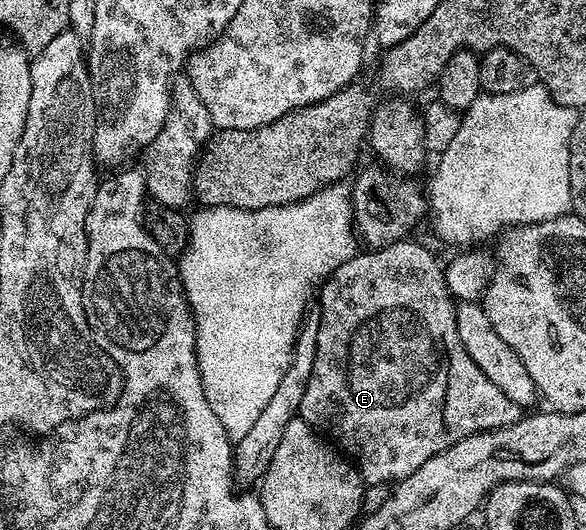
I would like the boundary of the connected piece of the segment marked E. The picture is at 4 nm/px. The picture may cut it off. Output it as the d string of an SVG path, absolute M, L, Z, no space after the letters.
M413 238L397 240L394 244L388 244L386 248L380 250L361 250L356 256L353 256L349 261L344 262L337 270L335 270L319 288L319 300L321 296L321 309L319 315L319 338L317 339L317 349L315 350L315 366L311 366L311 378L307 378L307 390L303 390L303 402L301 403L301 411L299 416L304 419L311 427L317 430L318 433L324 434L342 453L348 454L355 461L357 471L361 473L361 477L366 485L383 484L386 482L396 482L407 478L407 474L415 474L415 470L419 466L423 466L423 462L427 462L427 458L431 458L435 454L439 454L443 450L447 450L455 442L459 442L468 436L474 436L480 432L490 432L493 428L502 428L508 424L514 424L520 420L523 412L518 408L515 402L511 402L511 398L507 398L507 394L503 394L503 390L499 390L499 386L495 386L495 382L491 382L491 378L487 378L487 374L483 374L483 370L479 370L479 366L475 364L471 358L471 354L467 352L463 346L463 342L459 338L459 330L457 329L457 304L455 297L450 292L449 287L445 285L445 270L442 261L437 261L427 249L421 244L416 244Z

